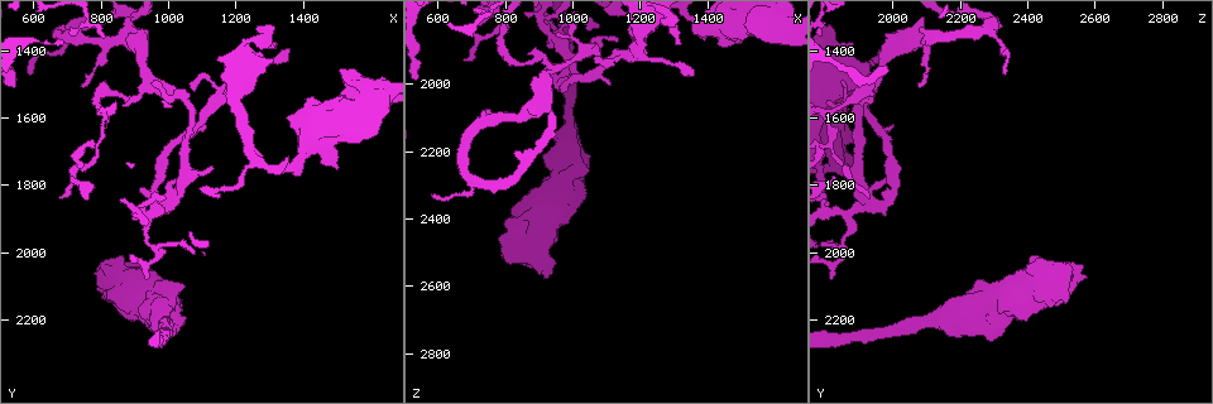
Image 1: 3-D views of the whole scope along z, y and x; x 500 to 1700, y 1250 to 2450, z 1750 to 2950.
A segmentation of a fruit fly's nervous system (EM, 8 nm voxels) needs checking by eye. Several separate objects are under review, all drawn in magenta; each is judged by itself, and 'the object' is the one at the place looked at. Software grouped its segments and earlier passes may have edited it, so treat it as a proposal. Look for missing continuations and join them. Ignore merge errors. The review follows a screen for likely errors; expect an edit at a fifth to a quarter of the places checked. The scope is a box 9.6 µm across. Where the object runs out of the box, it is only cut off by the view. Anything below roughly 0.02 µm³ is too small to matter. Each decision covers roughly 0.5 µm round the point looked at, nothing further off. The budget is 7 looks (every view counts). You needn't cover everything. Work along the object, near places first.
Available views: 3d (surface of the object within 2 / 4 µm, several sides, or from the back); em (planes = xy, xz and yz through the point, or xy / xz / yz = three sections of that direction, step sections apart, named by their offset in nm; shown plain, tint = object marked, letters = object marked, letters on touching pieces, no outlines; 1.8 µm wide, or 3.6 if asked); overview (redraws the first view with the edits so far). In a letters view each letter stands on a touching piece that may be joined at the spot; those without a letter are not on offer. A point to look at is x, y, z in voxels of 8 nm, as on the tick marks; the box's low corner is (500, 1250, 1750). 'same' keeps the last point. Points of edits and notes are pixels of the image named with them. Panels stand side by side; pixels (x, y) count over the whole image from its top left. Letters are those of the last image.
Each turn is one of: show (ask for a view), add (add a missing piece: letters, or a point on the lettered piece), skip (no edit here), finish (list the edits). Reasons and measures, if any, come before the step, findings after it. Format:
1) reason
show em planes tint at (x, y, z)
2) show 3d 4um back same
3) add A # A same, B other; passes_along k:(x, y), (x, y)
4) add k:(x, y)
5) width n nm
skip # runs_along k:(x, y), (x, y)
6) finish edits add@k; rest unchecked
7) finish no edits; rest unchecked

an open end
show 3d 2um at (1310, 1390, 1890)

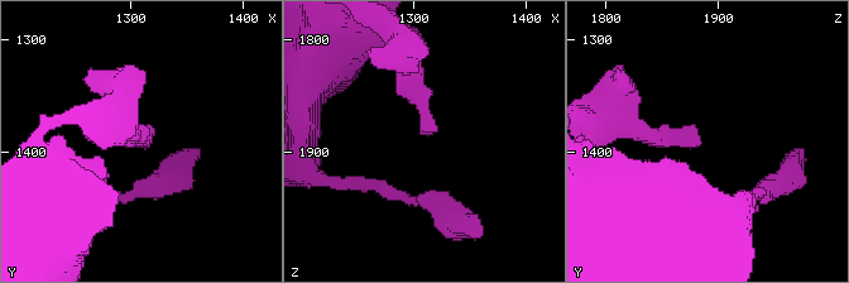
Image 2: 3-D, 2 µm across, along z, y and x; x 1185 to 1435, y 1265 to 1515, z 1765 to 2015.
show em xz step 16 letters at (1314, 1392, 1884)

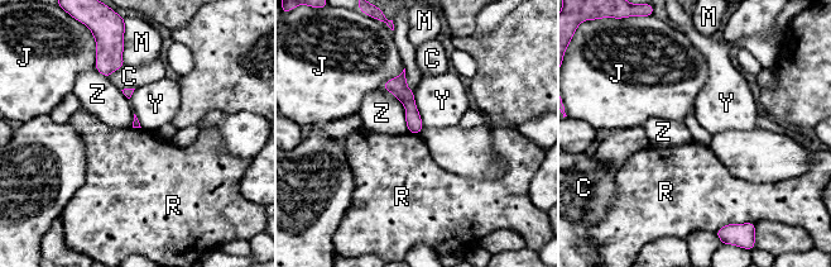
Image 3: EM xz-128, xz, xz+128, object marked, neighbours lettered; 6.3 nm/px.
longest_contact Z 260 nm
skip # C other, J other, M other, R other, Y other, Z other; border 3:(408, 130), (418, 134); no lettered piece goes on from it

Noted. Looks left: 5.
abrupt turn
show em yz step 16 tint at (830, 1520, 1930)

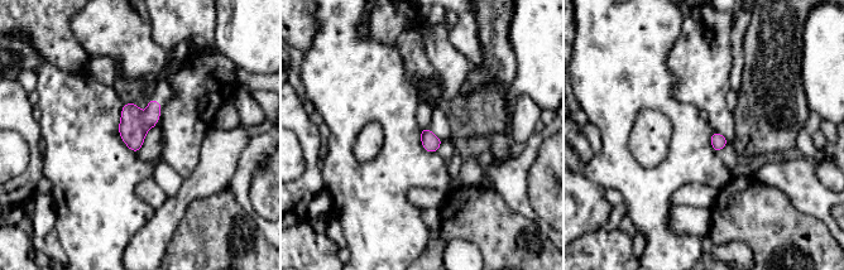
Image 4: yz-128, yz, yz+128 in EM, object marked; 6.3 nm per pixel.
another direction
show em planes letters same

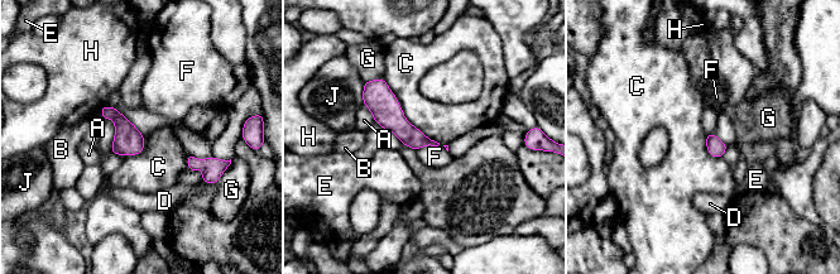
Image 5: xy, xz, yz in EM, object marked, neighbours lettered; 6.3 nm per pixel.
skip # A other, B other, C other, D other, E other, F other, G other, H other, J other; runs_along 5:(366, 89), (413, 138), (428, 142); no lettered piece goes on from it

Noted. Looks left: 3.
show 3d 2um at (1010, 2230, 2160)

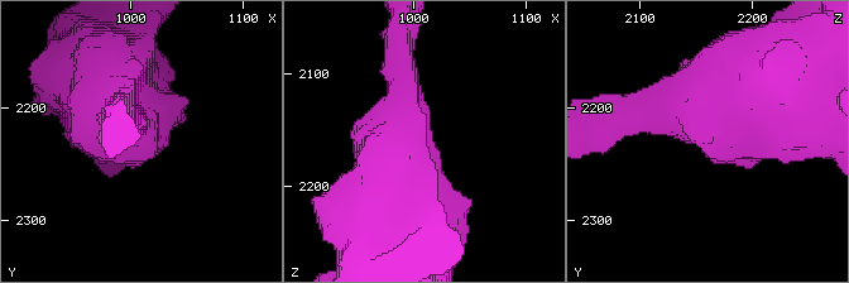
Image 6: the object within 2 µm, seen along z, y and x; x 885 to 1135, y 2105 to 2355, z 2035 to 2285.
show em planes letters same

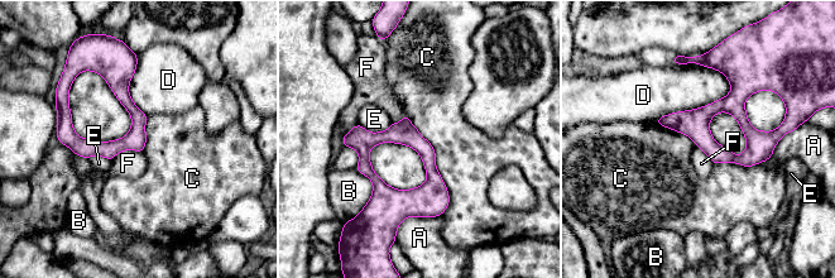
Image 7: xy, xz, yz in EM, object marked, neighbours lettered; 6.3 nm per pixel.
skip # A other, B other, C other, D other, E other, F other; border 7:(404, 113), (435, 151), (441, 215); no lettered piece goes on from it

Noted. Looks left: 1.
finish no edits; rest unchecked

